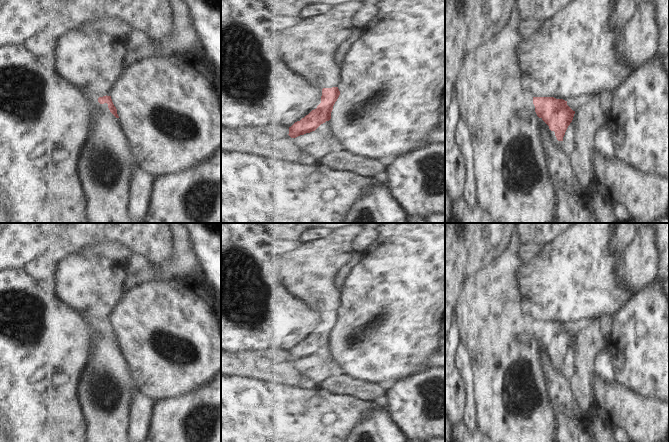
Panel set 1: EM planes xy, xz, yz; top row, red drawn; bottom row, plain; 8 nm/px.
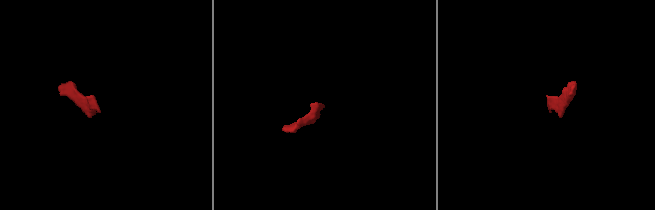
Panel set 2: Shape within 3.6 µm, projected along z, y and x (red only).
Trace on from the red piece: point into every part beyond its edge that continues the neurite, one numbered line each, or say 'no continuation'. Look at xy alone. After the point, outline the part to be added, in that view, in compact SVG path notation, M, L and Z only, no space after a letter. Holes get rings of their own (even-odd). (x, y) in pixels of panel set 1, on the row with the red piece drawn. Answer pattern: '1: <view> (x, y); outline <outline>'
no continuation

